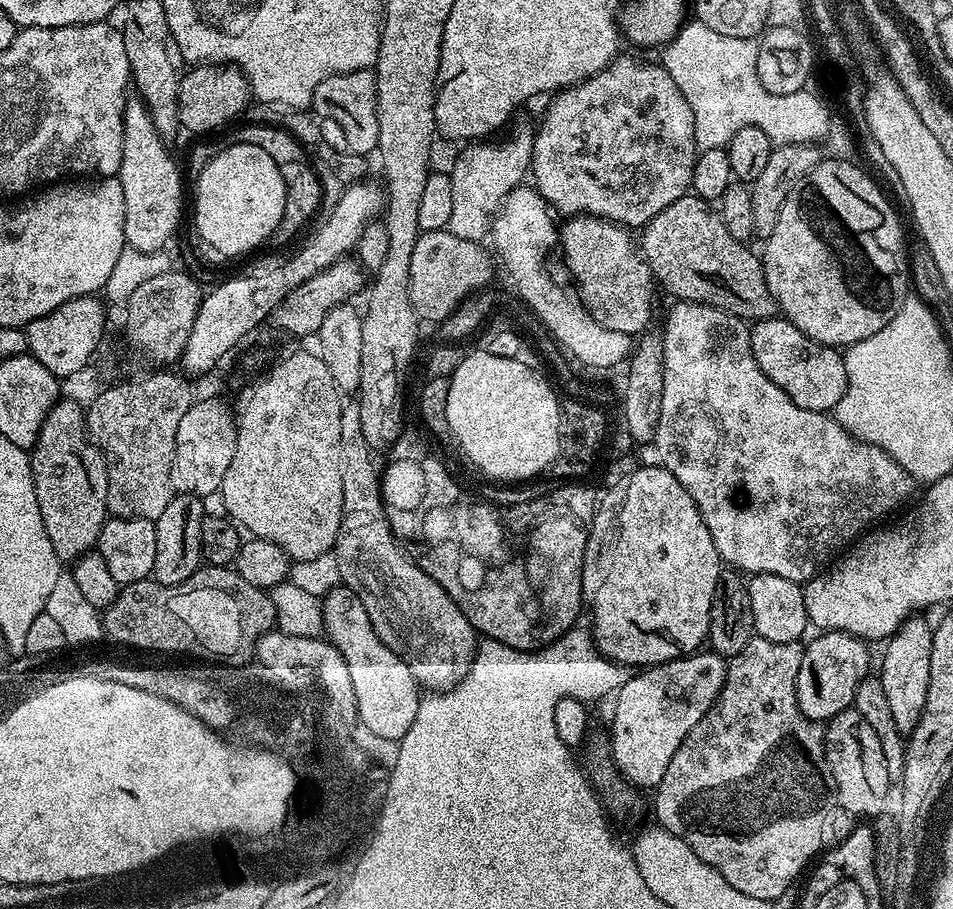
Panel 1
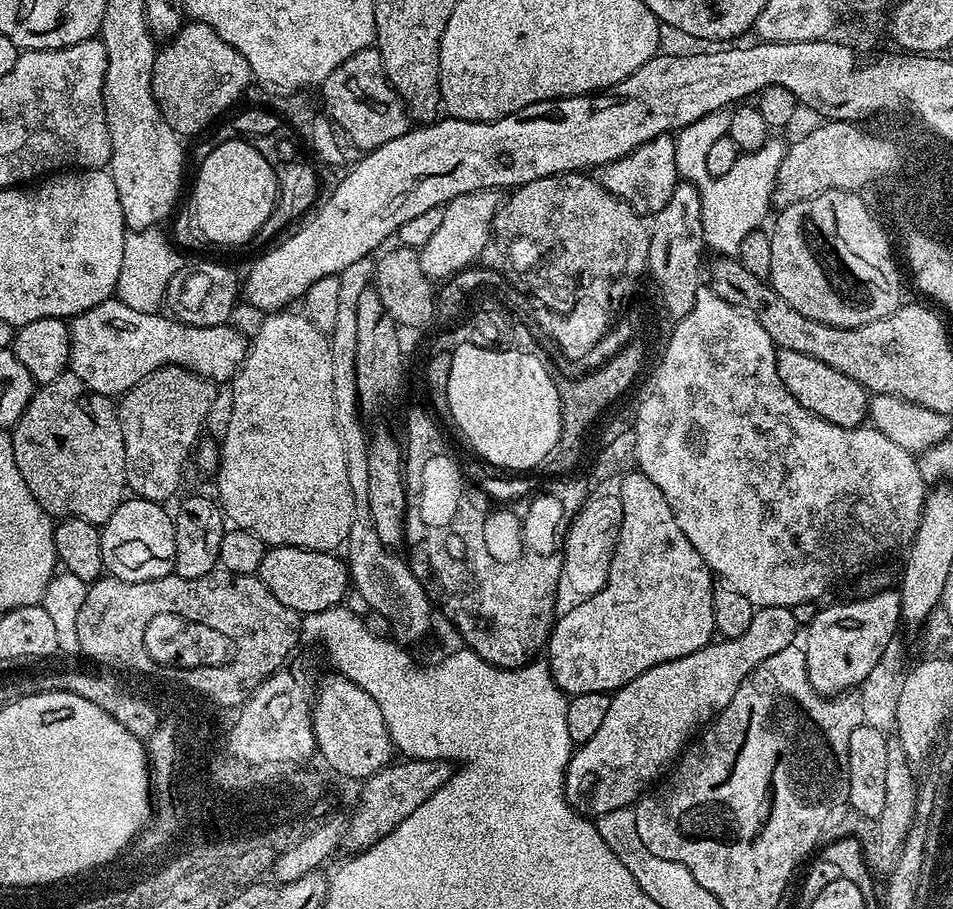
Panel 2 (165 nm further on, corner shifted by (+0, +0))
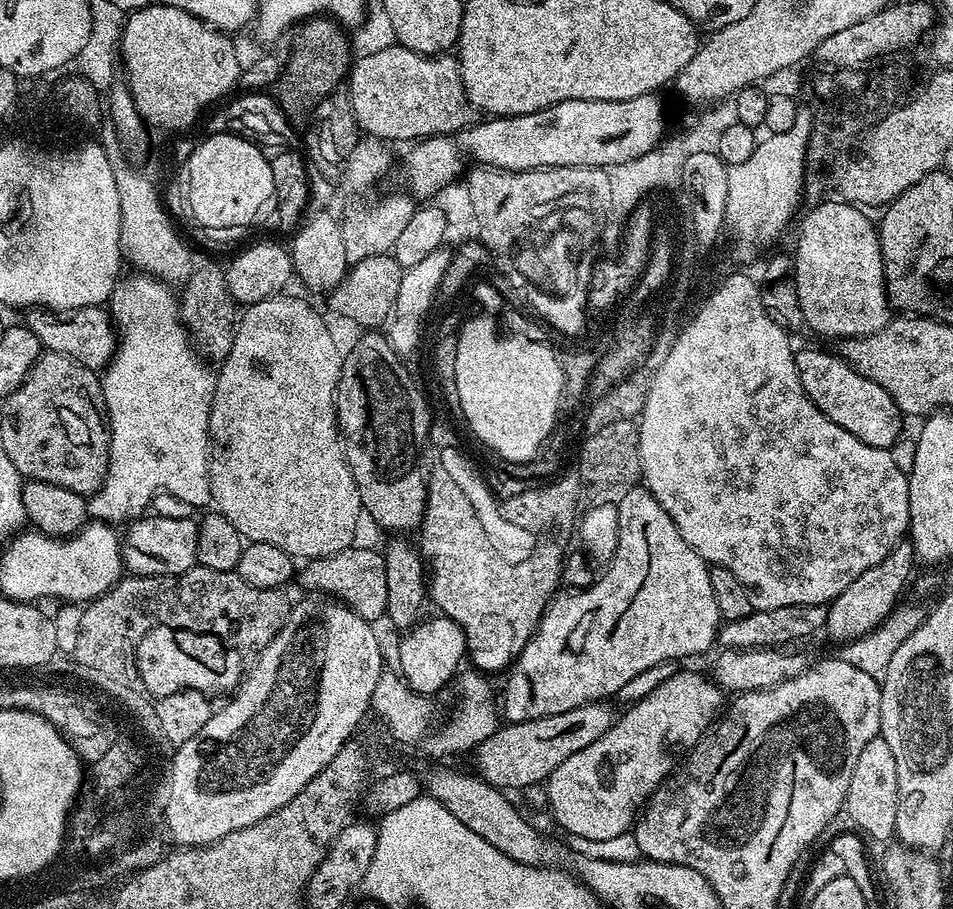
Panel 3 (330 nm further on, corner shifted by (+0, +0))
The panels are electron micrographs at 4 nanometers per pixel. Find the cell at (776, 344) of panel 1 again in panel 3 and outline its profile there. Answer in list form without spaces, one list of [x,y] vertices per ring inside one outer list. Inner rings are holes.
[[[804,348],[796,352],[802,390],[806,390],[810,402],[814,402],[814,406],[818,406],[818,410],[822,410],[830,422],[838,422],[842,430],[850,430],[850,434],[866,442],[866,446],[891,449],[892,443],[900,436],[902,421],[902,413],[894,398],[890,398],[890,394],[886,394],[878,382],[870,382],[870,378],[858,374],[858,370],[849,366],[843,356],[832,352],[823,352],[820,348]]]

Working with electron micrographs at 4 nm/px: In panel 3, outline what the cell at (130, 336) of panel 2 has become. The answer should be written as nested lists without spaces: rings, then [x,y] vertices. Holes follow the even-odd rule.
[[[95,304],[62,313],[47,308],[34,308],[27,313],[27,316],[26,327],[39,338],[41,349],[66,354],[82,362],[82,366],[93,370],[107,368],[116,354],[118,332],[107,307]]]

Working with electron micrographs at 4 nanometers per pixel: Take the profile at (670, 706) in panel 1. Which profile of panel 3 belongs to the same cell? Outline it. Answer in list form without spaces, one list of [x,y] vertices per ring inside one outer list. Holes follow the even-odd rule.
[[[676,671],[660,686],[650,690],[646,698],[636,704],[627,705],[621,711],[624,713],[615,717],[610,730],[606,730],[606,734],[602,734],[598,742],[590,742],[586,750],[570,754],[570,758],[566,758],[566,762],[562,762],[562,766],[558,766],[554,774],[548,776],[548,804],[552,807],[553,818],[565,828],[568,836],[587,840],[618,838],[618,834],[629,831],[635,825],[638,813],[647,804],[652,793],[668,779],[678,761],[687,756],[689,750],[715,725],[718,717],[725,711],[724,689],[717,686],[715,679],[707,679],[704,680],[700,672]]]

